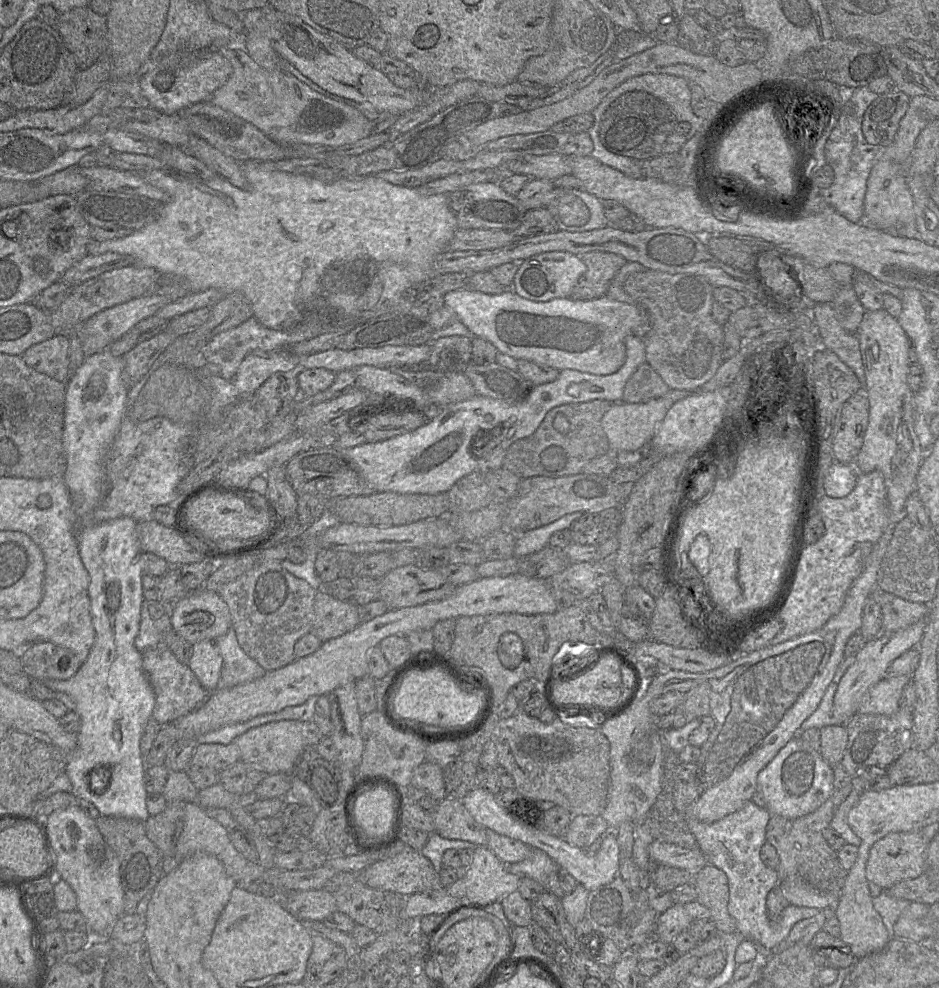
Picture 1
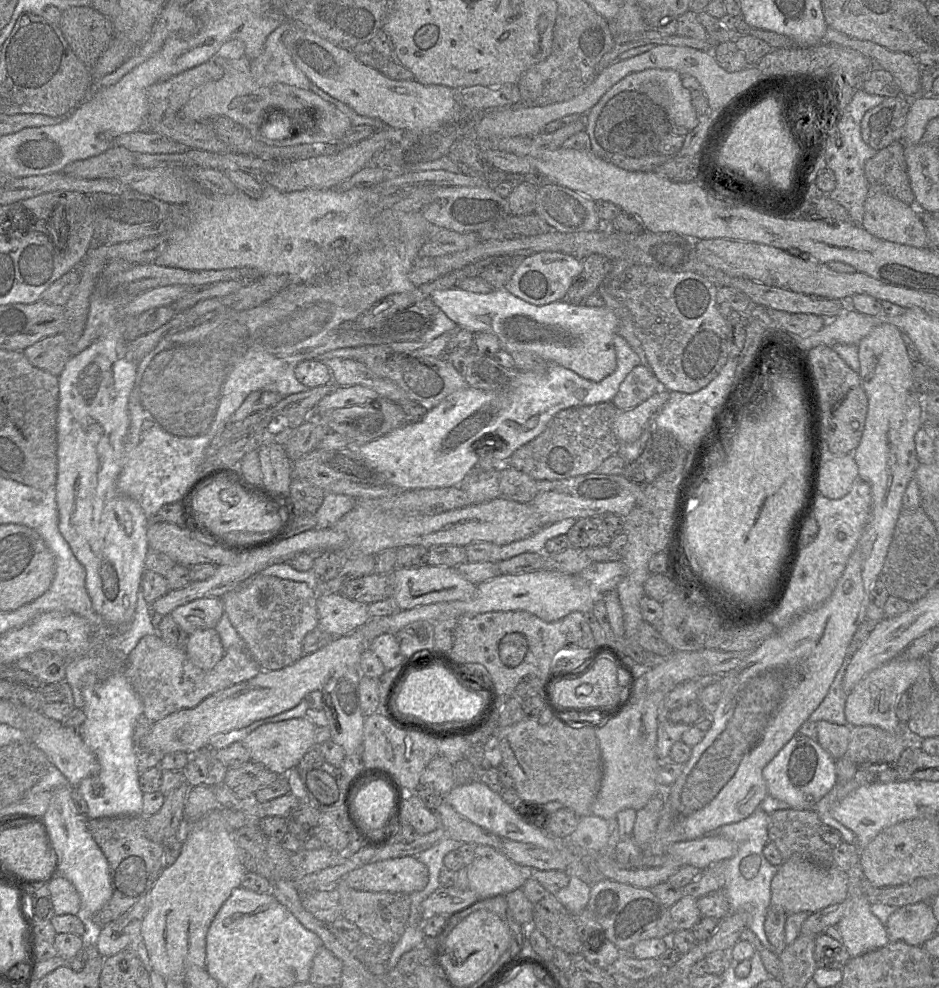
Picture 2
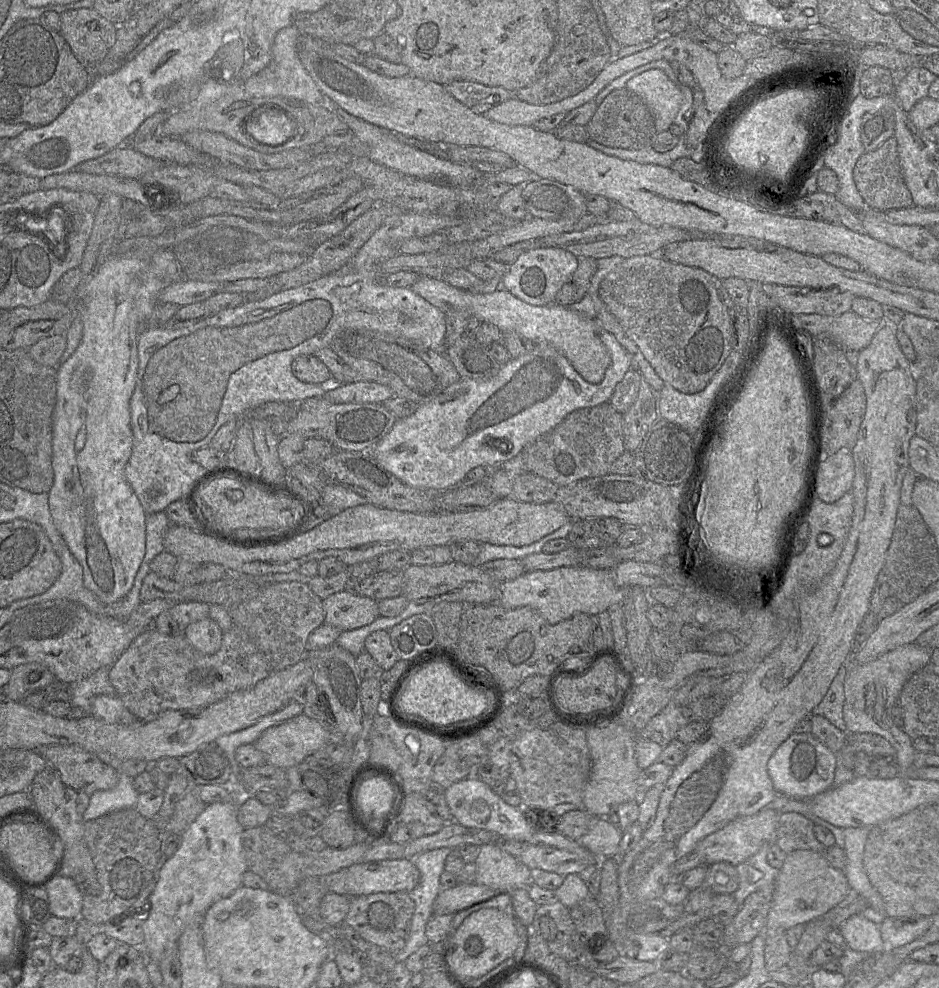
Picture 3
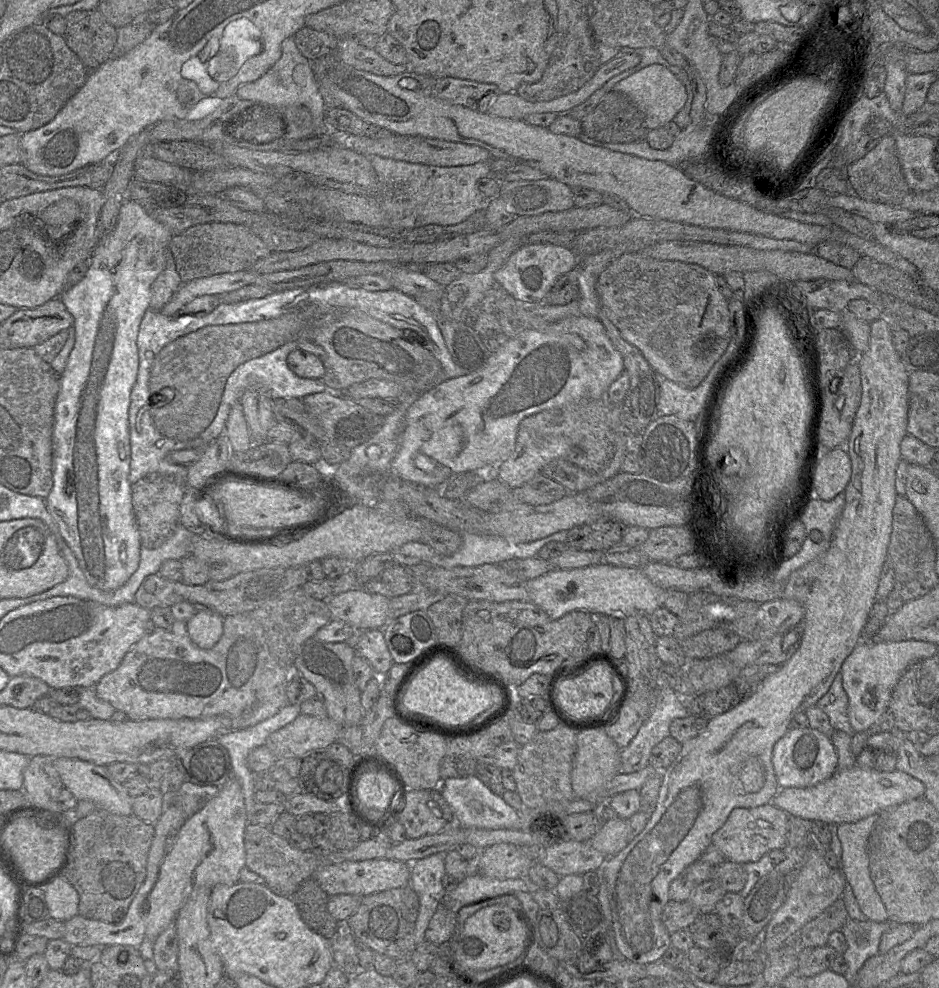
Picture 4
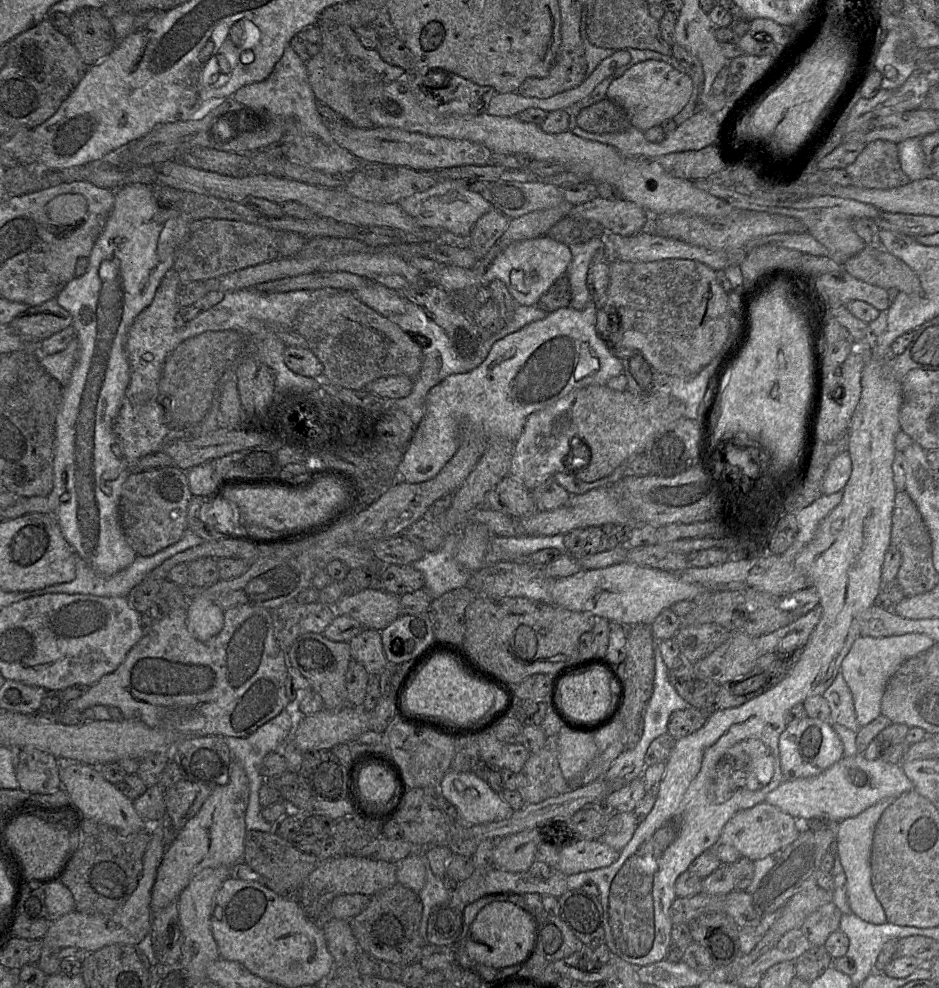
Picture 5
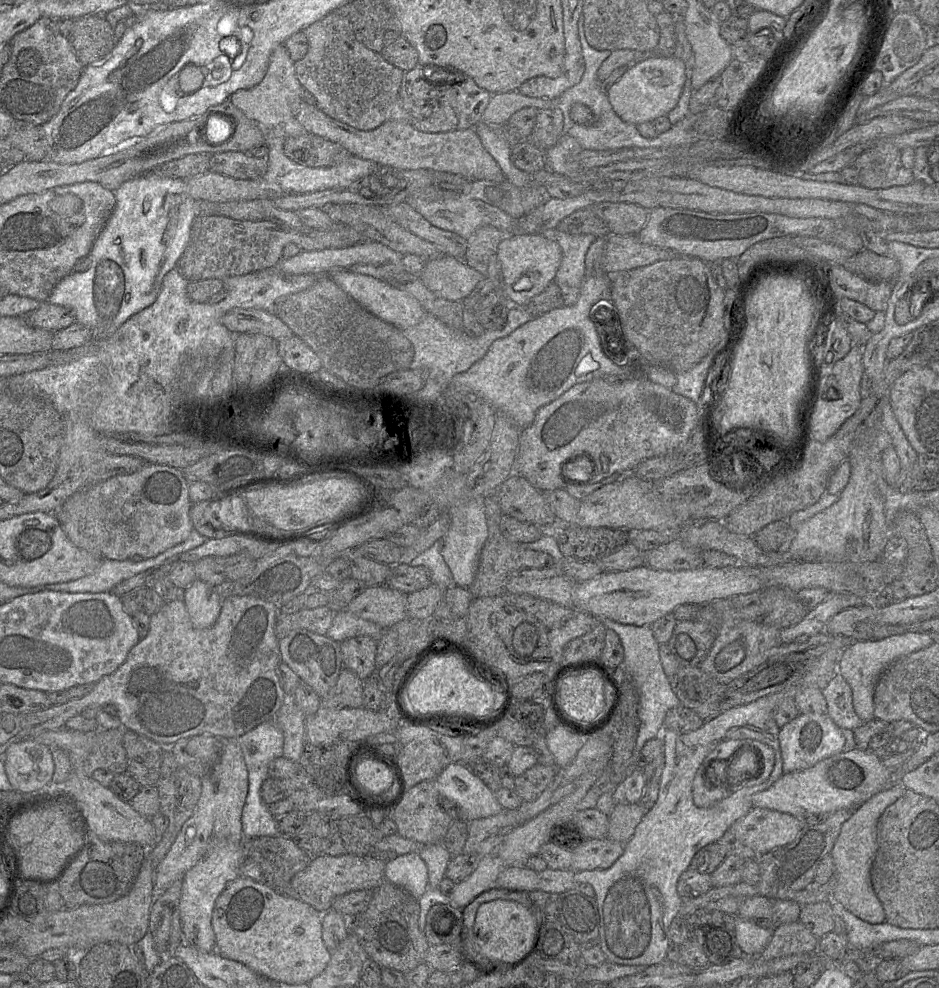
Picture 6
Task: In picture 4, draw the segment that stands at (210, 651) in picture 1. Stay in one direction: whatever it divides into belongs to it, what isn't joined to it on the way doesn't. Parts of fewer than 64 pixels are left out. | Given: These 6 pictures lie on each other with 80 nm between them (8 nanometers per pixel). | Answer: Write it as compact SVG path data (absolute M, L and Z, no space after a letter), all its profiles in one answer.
M199 607L186 621L188 636L201 649L212 648L221 638L224 617L218 612Z

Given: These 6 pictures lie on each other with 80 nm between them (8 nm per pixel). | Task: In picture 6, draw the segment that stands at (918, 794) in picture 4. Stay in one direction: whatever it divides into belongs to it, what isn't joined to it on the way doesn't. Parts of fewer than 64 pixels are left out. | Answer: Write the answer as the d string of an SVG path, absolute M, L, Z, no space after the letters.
M855 748L823 759L811 768L784 773L768 789L753 795L752 804L805 819L813 814L856 809L896 783L895 771L885 767L875 752Z

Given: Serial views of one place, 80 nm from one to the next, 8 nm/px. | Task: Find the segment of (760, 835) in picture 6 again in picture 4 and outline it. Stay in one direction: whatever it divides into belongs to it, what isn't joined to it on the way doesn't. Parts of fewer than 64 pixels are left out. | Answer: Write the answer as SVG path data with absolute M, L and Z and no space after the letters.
M767 803L755 808L735 808L724 825L712 836L711 845L723 853L727 861L741 865L760 860L774 849L787 850L789 815Z

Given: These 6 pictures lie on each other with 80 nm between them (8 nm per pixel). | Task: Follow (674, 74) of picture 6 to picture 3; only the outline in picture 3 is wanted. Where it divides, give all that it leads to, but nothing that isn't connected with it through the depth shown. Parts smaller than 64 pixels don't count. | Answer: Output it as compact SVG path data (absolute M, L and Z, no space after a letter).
M650 69L632 77L626 89L642 98L654 117L657 132L666 131L682 104L681 90L660 69Z

